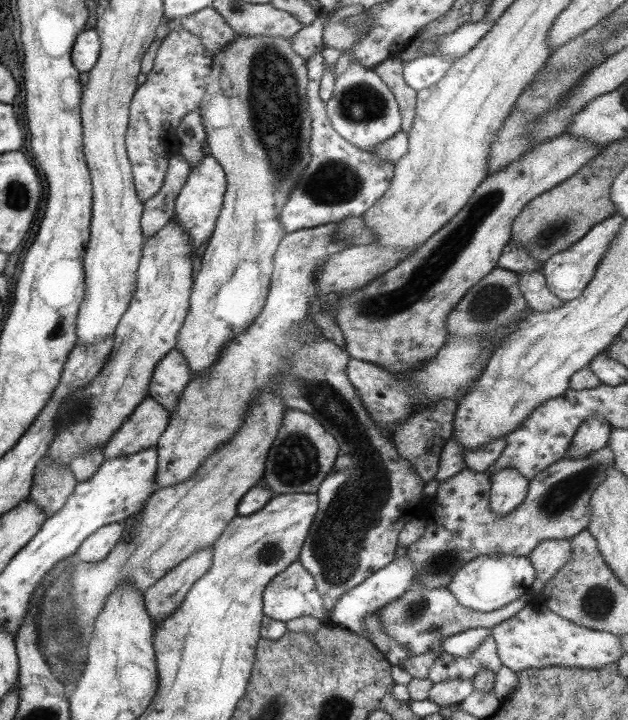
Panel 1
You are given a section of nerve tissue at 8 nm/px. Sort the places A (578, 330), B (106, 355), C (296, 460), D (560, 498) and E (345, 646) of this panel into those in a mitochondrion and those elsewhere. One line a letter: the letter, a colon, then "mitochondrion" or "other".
A: other
B: other
C: mitochondrion
D: mitochondrion
E: other

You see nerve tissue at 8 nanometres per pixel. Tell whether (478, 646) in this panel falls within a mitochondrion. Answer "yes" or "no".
no

